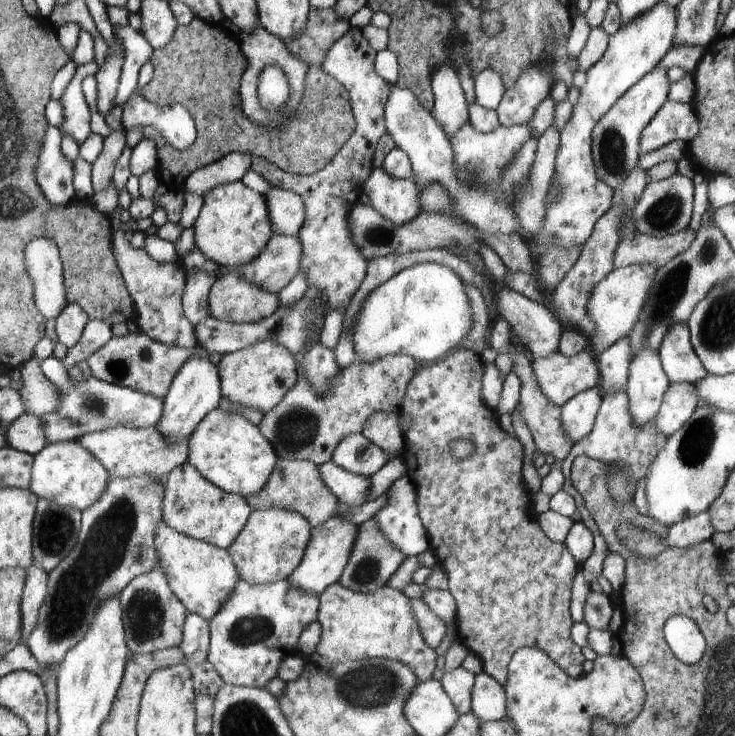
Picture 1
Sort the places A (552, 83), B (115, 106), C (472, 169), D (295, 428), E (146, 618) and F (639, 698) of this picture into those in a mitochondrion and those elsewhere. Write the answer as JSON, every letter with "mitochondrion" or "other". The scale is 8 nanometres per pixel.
{"A":"other","B":"other","C":"mitochondrion","D":"mitochondrion","E":"mitochondrion","F":"other"}

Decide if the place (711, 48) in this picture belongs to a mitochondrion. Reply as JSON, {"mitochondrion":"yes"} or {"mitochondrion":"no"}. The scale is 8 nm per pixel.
{"mitochondrion":"no"}

